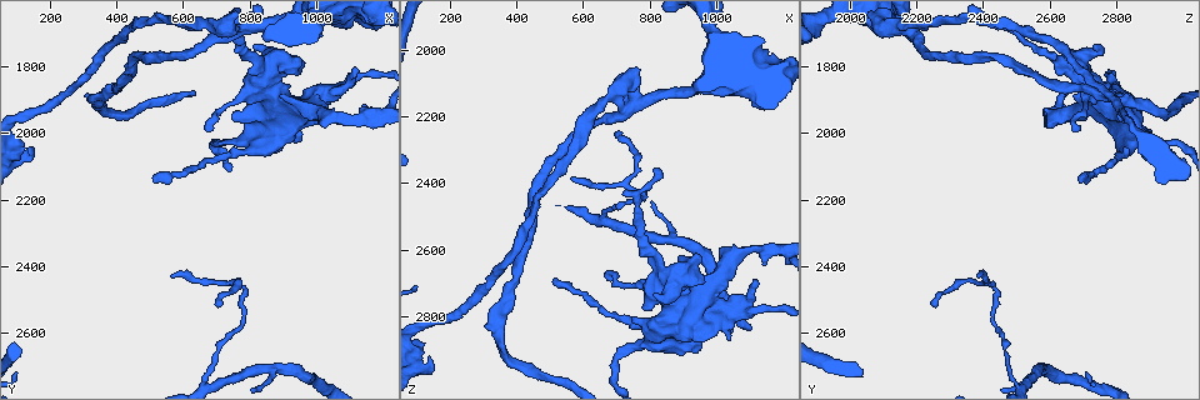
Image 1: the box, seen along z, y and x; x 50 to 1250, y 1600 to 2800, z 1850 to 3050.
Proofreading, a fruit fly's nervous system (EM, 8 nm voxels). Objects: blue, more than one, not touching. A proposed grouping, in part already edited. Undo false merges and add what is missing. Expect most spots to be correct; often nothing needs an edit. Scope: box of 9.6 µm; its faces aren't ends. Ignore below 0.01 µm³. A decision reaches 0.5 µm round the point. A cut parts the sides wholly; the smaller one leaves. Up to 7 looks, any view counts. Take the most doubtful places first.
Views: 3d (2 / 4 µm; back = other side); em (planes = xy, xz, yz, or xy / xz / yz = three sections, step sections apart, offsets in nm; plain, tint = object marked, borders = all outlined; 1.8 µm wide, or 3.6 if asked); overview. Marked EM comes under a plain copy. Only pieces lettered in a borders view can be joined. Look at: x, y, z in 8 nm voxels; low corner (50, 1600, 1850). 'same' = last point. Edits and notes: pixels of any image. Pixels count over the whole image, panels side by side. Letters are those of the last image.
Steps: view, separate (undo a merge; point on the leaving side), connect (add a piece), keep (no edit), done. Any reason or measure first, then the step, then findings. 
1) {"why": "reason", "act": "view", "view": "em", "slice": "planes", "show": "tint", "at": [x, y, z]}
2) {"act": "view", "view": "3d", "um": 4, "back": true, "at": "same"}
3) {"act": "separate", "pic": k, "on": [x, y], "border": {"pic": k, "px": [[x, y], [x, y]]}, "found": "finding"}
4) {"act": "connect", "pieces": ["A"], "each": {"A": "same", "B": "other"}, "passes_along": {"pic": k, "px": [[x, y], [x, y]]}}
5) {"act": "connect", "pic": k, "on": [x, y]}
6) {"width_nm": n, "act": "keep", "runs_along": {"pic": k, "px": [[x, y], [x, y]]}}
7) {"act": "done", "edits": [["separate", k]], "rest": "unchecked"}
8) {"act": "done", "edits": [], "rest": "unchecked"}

{"why": "looks like a crossing", "act": "view", "view": "3d", "um": 4, "at": [750, 1690, 2170]}

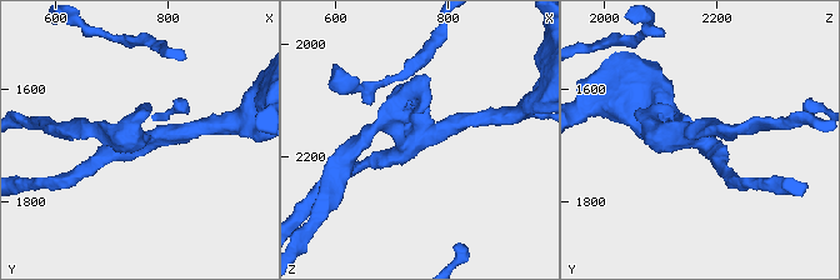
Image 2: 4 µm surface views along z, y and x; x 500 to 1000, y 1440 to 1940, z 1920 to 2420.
{"arms": 4, "act": "view", "view": "em", "slice": "xy", "step": 8, "show": "tint", "at": [745, 1690, 2160]}

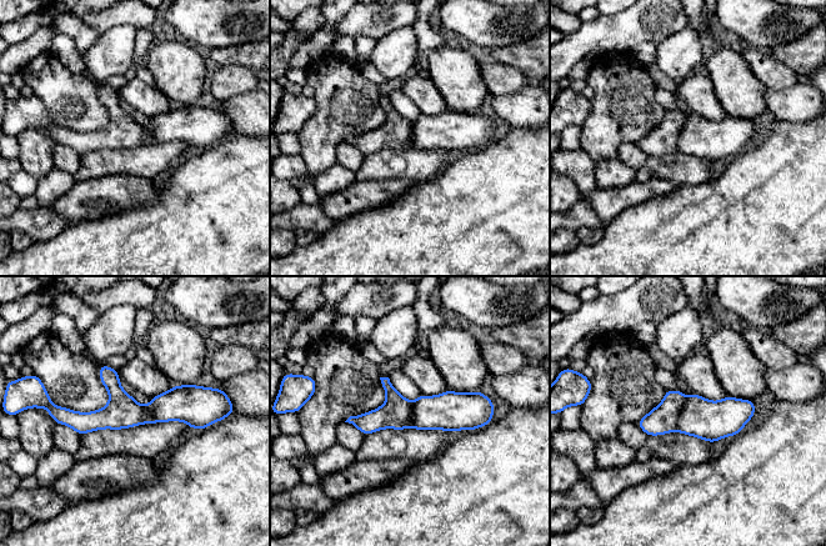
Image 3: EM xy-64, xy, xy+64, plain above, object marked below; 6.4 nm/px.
{"act": "view", "view": "em", "slice": "planes", "show": "borders", "at": "same"}

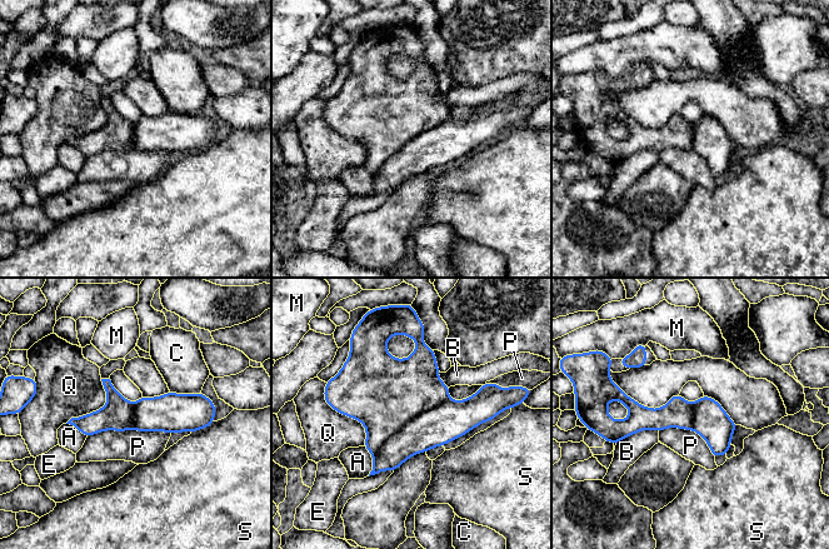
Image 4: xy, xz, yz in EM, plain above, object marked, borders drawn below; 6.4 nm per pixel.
{"act": "separate", "pic": 4, "on": [383, 393], "each": {"A": "other", "B": "other", "C": "other", "E": "other", "M": "other", "P": "other", "Q": "other", "S": "other"}, "part_leaving": {"pic": 4, "px": [[690, 405], [668, 417], [617, 424]]}, "found": "a second neuron is stuck on"}

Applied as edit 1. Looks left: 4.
{"why": "see it whole again", "act": "view", "view": "overview"}

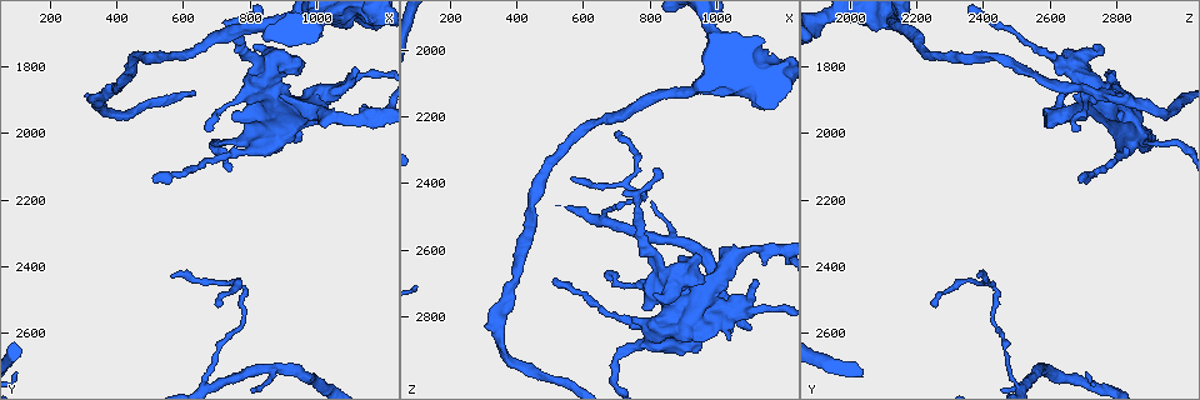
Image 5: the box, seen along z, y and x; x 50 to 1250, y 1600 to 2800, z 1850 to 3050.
{"why": "branch stops here", "act": "view", "view": "em", "um": 3.6, "slice": "xy", "step": 4, "show": "borders", "at": [560, 2430, 2380]}

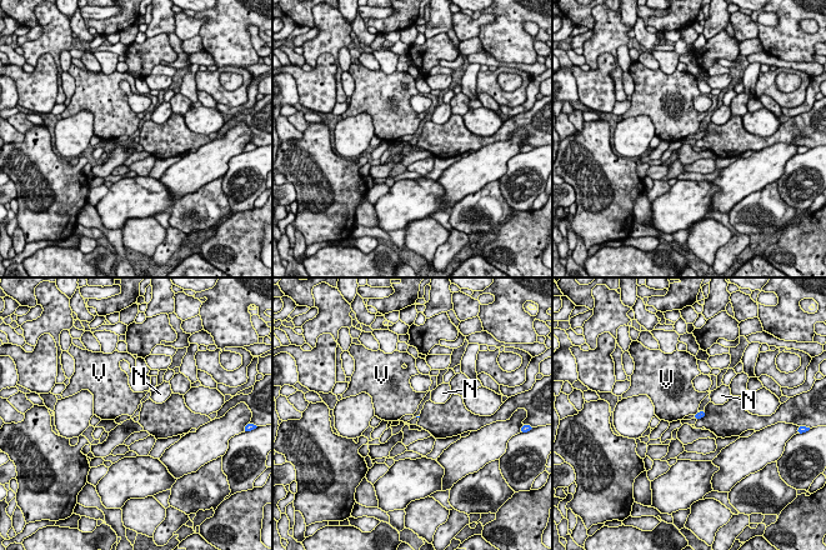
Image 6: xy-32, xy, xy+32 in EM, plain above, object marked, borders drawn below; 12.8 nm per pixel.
{"act": "keep", "each": {"N": "other", "V": "other"}, "found": "no lettered piece goes on from it"}

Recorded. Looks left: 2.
{"act": "done", "edits": [["separate", 4]], "rest": "unchecked"}

